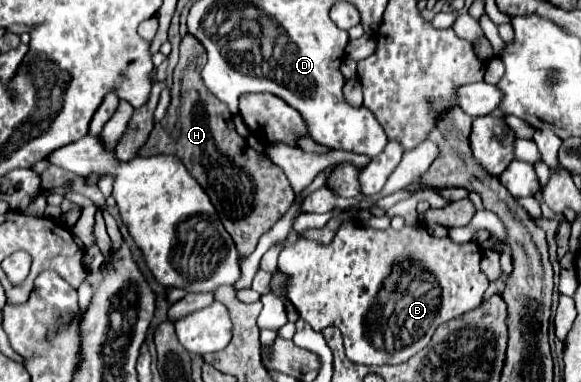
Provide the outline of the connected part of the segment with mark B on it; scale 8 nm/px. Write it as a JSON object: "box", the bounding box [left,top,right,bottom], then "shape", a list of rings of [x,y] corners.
{"box":[278,222,488,366],"shape":[[[354,222],[344,224],[336,238],[332,240],[332,244],[320,244],[316,240],[308,240],[308,238],[298,238],[294,244],[288,244],[282,248],[280,256],[278,256],[278,270],[286,276],[284,282],[284,294],[286,298],[296,306],[298,314],[302,320],[306,320],[316,332],[328,328],[328,326],[336,326],[340,328],[342,336],[344,336],[344,346],[346,346],[346,356],[356,362],[356,364],[366,364],[366,366],[384,366],[384,364],[402,364],[406,360],[410,360],[416,352],[420,352],[424,346],[428,346],[432,334],[436,332],[436,328],[452,318],[458,318],[474,308],[478,308],[482,304],[482,296],[488,288],[488,278],[482,274],[480,270],[480,246],[476,242],[466,242],[466,244],[454,244],[450,238],[434,238],[430,236],[426,230],[414,230],[410,226],[404,226],[400,232],[396,232],[394,228],[388,230],[374,230],[374,228],[362,228]]]}

